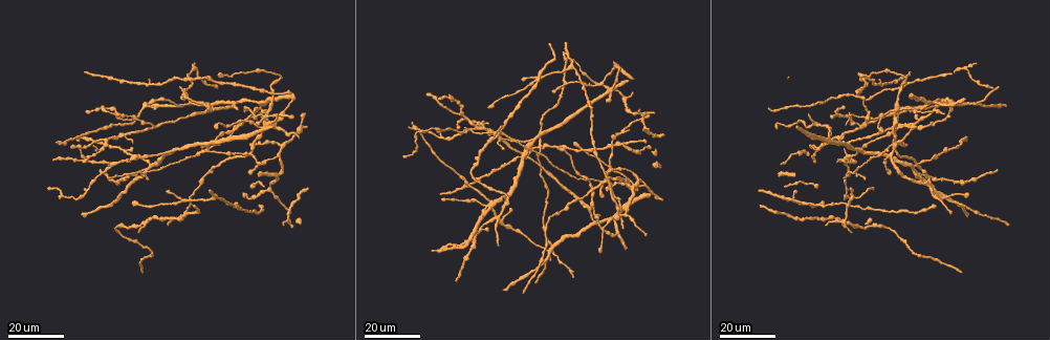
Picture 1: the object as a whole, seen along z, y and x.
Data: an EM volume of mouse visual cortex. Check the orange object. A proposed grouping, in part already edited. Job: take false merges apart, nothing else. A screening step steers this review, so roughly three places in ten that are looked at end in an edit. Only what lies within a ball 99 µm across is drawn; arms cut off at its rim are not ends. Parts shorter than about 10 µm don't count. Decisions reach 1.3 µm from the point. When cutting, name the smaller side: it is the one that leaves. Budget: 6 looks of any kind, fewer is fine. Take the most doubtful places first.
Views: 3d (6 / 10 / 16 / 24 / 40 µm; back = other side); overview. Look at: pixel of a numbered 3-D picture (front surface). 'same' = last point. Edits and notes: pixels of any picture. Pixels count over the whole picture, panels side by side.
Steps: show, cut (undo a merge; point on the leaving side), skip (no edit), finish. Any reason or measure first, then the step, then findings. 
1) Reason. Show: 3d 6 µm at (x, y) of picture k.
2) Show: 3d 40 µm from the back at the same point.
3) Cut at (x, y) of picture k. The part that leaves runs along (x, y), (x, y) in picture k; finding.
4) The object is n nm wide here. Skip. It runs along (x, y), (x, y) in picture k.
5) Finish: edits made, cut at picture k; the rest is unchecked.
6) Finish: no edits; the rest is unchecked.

Four-way junction. Show: 3d 16 µm at (848, 118) of picture 1.

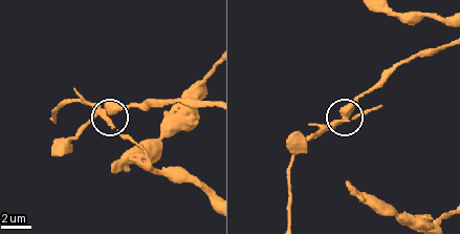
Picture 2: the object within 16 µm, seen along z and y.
Closer look. Show: 3d 10 µm at (98, 115) of picture 2.

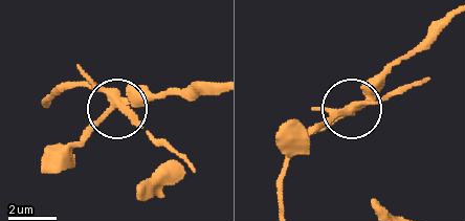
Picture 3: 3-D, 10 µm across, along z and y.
The object is 290 nm wide here. Skip. All the same neuron.

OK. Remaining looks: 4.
Show: 3d 16 µm at (608, 220) of picture 1.

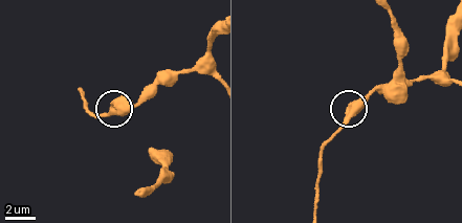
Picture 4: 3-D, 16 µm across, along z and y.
Closer look. Show: 3d 10 µm at (126, 114) of picture 4.

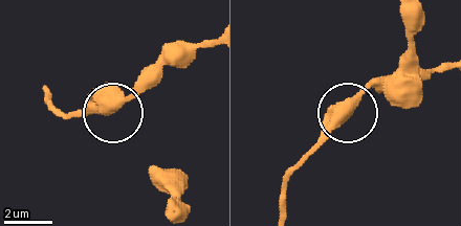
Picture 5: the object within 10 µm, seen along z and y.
Skip. It runs along (446, 68), (380, 78), (292, 171) in picture 5; continuous, no second neuron.

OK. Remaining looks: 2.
Finish: no edits; the rest is unchecked.

